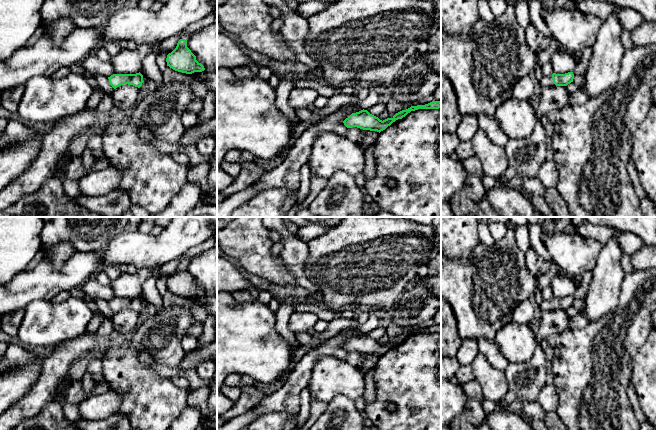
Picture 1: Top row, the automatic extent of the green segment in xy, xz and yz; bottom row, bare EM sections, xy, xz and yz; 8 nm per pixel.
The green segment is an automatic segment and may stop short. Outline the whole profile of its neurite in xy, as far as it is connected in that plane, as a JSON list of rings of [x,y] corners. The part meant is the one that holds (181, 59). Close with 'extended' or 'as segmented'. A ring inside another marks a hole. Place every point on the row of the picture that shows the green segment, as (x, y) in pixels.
[[[180,39],[176,48],[167,55],[167,66],[175,71],[192,74],[202,72],[204,66],[196,60],[196,56],[187,47],[187,40]]]; as segmented

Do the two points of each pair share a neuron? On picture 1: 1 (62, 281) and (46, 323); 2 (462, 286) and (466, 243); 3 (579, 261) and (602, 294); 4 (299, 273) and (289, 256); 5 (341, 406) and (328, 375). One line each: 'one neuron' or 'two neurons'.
1: two neurons
2: two neurons
3: two neurons
4: one neuron
5: two neurons

